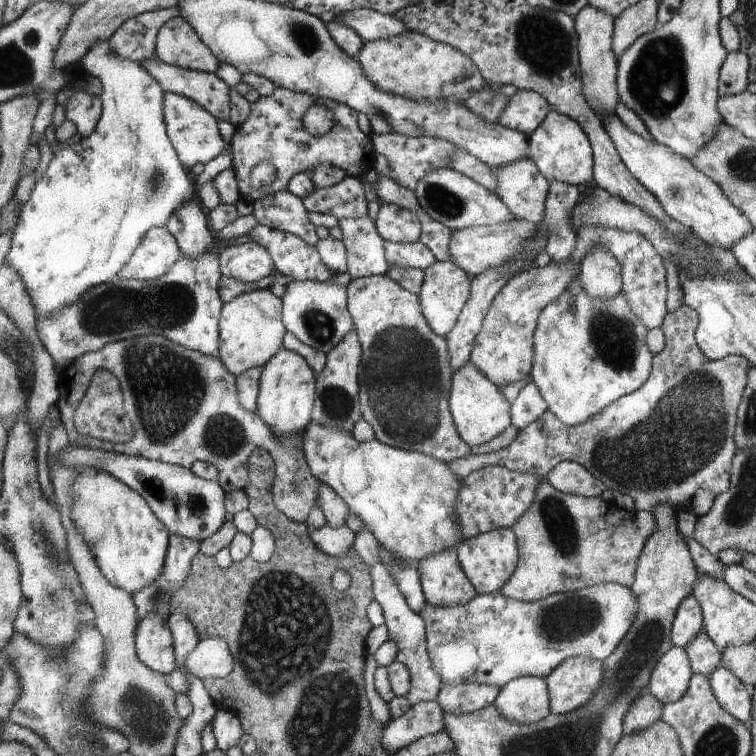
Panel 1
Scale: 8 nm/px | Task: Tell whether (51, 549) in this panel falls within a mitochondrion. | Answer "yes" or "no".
yes

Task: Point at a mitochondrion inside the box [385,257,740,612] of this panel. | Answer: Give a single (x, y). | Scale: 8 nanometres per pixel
(682, 433)

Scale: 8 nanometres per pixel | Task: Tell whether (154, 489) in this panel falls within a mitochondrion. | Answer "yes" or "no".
no

